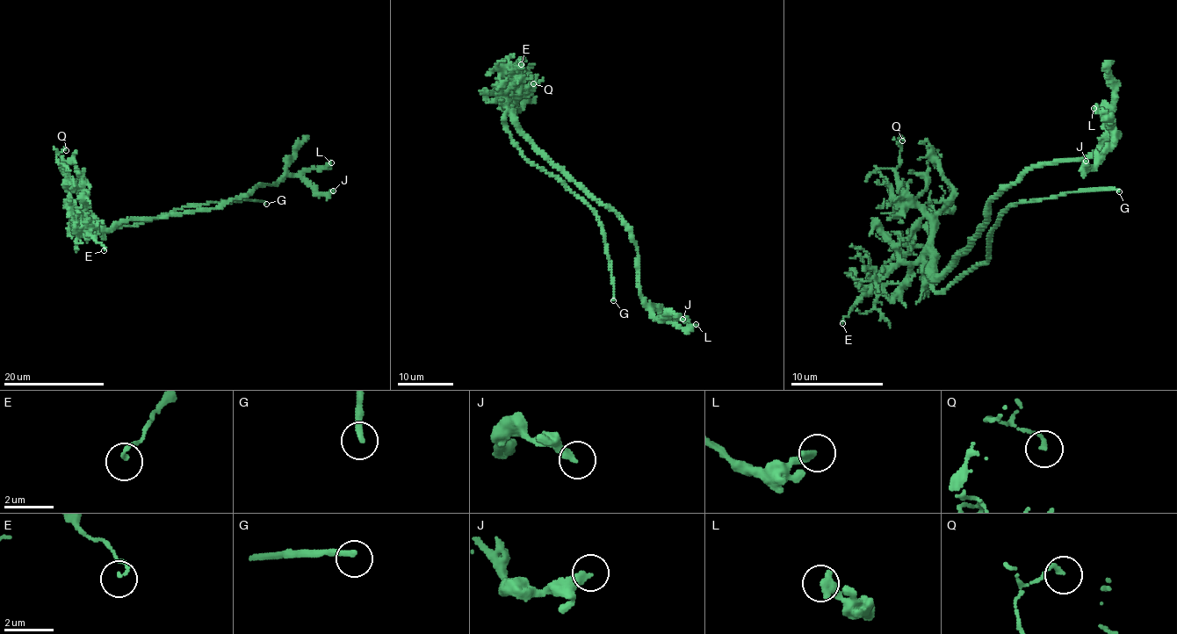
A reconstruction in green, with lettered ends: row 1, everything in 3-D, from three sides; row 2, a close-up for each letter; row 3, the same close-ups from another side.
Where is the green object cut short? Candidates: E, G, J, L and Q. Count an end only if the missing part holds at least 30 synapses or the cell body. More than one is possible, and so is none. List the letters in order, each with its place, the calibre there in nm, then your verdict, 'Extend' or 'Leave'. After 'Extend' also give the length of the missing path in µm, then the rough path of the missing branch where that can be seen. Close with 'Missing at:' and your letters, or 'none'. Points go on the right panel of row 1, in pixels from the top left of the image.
E: Place: (842, 323). Thickness 110 nm. Leave
G: Place: (1119, 191). Thickness 240 nm. Extend. Missing length about 30 µm
J: Place: (1086, 161). Thickness 320 nm. Leave
L: Place: (1093, 108). Thickness 360 nm. Leave
Q: Place: (902, 140). Thickness 150 nm. Leave
Missing at: G

